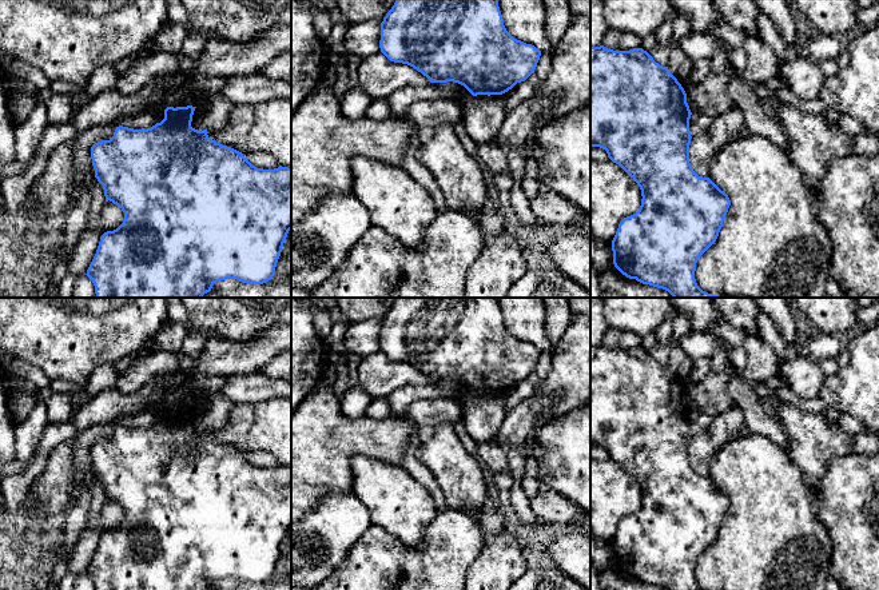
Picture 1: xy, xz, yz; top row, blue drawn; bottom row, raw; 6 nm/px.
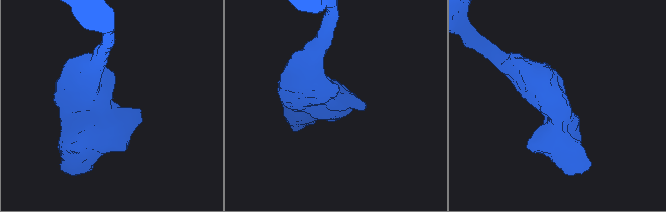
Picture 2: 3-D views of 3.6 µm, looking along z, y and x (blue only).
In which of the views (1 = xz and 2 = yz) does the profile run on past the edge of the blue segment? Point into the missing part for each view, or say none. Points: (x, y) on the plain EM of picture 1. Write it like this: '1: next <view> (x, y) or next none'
1: next none
2: next none

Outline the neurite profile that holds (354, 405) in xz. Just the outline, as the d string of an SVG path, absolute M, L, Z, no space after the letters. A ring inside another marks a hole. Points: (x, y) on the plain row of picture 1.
M357 384L341 399L341 410L346 416L359 419L366 416L366 411L373 400L374 398Z

